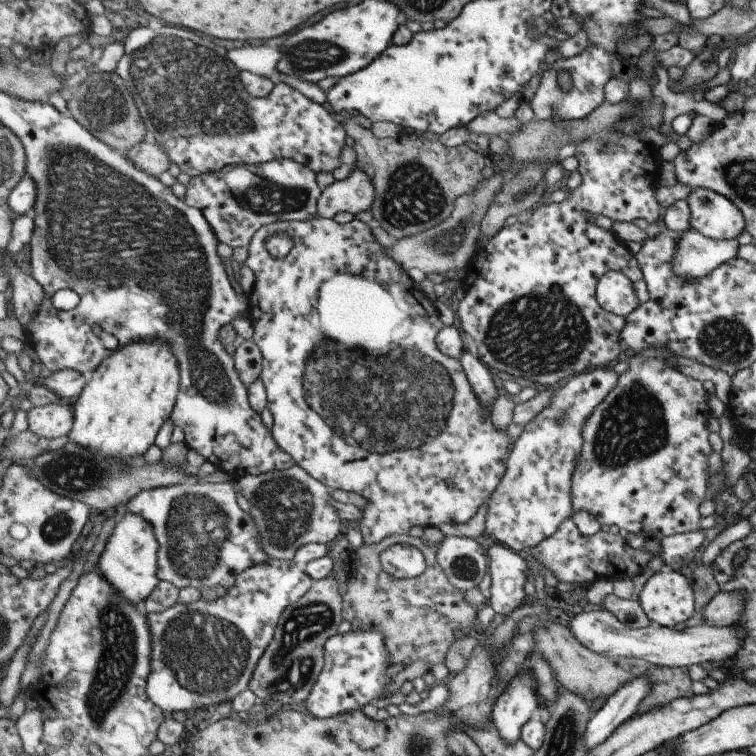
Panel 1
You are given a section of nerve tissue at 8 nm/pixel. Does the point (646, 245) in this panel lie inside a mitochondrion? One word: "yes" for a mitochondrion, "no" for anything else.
no

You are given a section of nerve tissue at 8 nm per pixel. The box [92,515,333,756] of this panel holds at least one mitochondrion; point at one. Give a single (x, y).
(207, 655)

